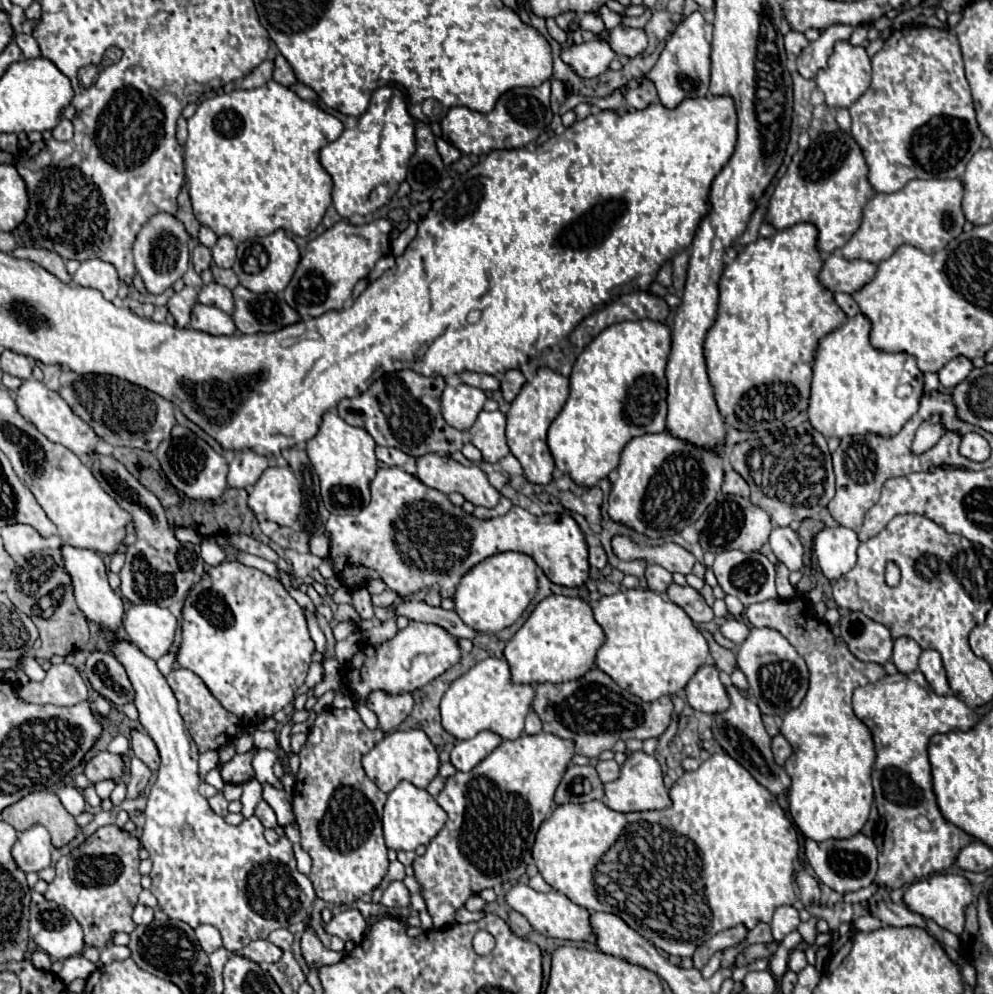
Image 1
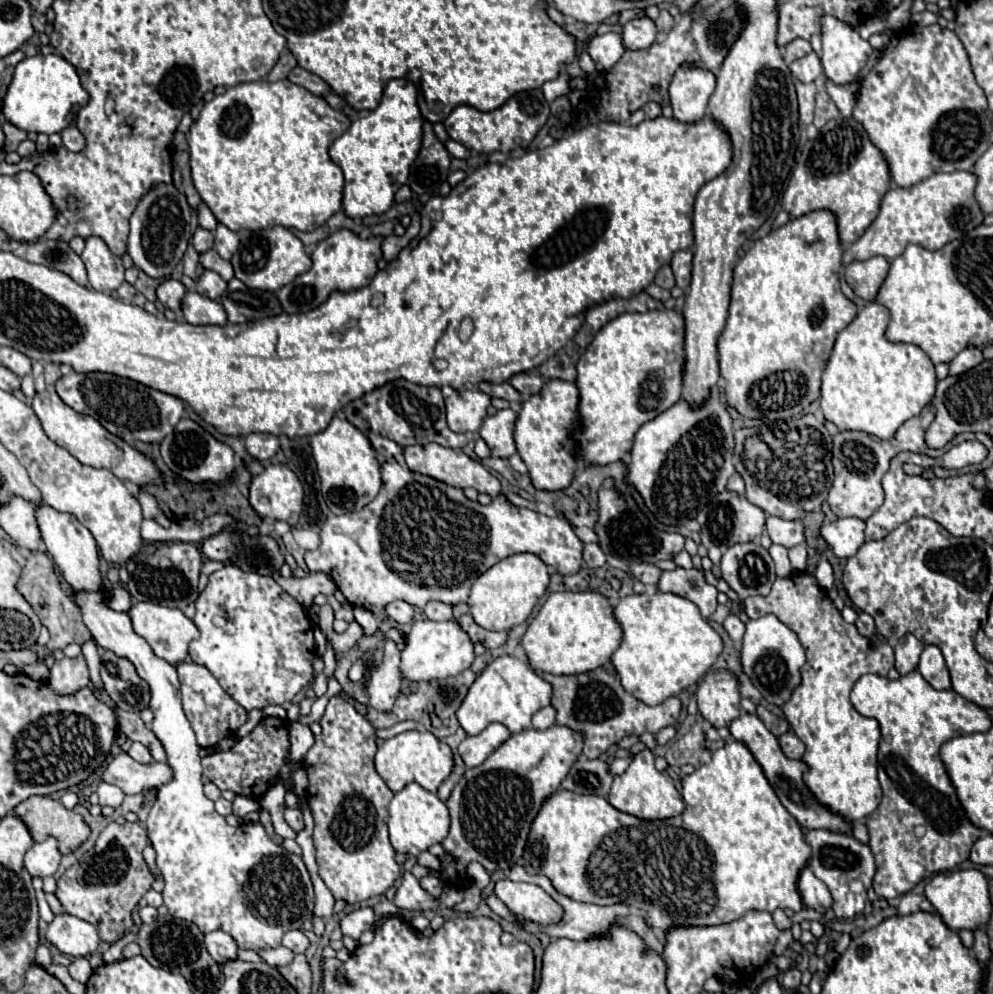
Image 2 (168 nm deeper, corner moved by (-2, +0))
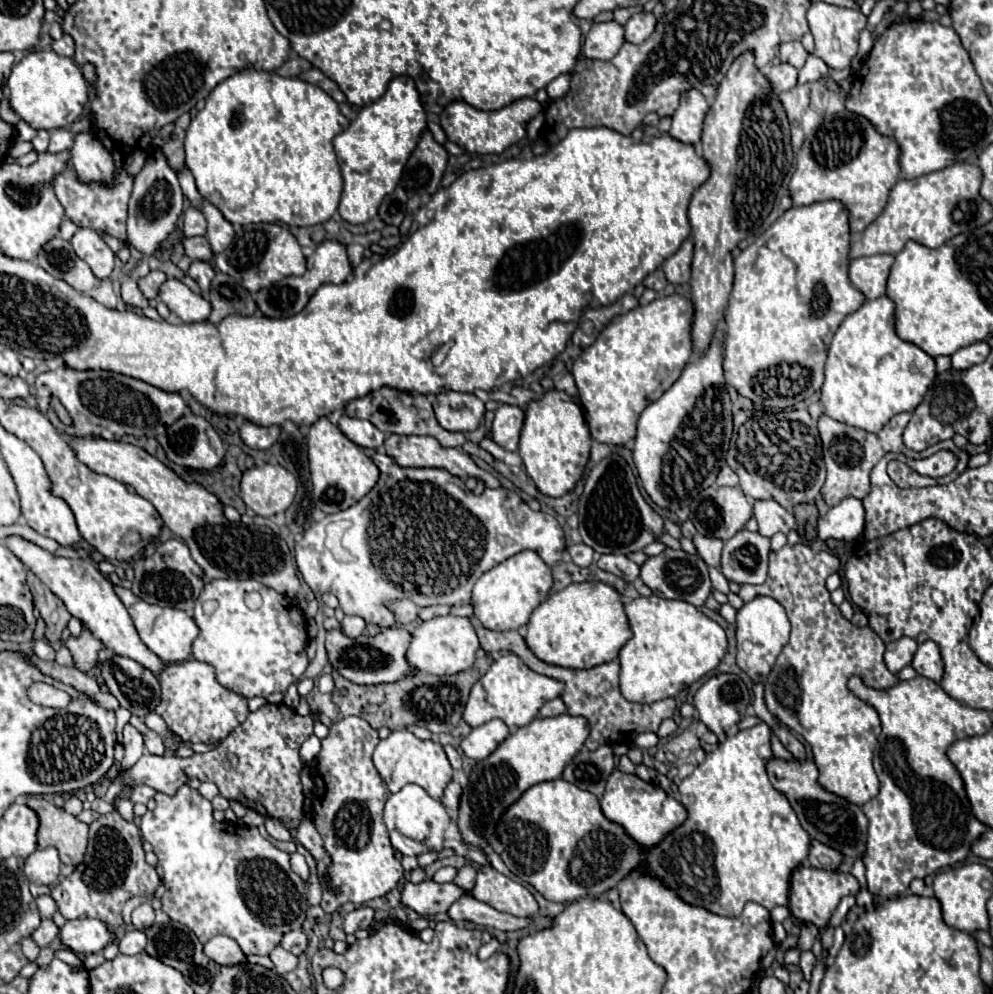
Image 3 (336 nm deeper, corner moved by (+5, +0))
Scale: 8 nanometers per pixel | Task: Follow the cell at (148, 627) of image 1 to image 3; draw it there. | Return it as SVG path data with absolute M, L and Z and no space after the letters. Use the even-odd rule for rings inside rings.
M138 600L134 606L128 608L130 618L142 638L142 642L164 662L164 664L172 664L172 662L182 662L190 658L190 646L194 642L194 638L198 636L198 626L196 622L184 612L184 610L176 610L176 608L162 608L158 604L148 604L144 600Z

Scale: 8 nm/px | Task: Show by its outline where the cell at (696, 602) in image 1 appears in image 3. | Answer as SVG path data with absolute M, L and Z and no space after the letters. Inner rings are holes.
M666 548L664 554L652 556L648 562L640 566L640 578L642 582L662 598L674 598L684 600L696 608L702 608L706 598L712 594L712 584L708 578L708 566L700 556L690 556L684 550L670 550Z

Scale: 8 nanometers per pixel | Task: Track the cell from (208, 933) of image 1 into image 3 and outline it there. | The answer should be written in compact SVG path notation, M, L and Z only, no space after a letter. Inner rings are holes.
M214 936L204 944L204 954L212 958L216 964L222 966L232 966L232 964L242 964L246 962L246 956L242 954L240 946L236 946L236 940L228 936Z

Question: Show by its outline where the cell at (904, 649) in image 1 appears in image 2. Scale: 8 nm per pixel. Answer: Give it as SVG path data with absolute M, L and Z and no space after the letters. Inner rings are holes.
M905 634L903 638L899 638L897 646L895 646L895 668L899 674L909 674L917 668L919 664L919 656L923 652L925 644L921 640L917 640L913 634Z

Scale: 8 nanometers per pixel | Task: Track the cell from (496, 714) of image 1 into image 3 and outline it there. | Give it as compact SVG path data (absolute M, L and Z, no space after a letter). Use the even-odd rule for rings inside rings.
M504 654L502 658L494 660L488 672L472 686L470 698L464 708L464 722L476 728L476 726L486 724L488 720L498 718L506 722L510 730L516 730L520 726L530 724L536 718L540 706L548 700L558 698L562 688L564 686L558 680L528 670L516 654Z

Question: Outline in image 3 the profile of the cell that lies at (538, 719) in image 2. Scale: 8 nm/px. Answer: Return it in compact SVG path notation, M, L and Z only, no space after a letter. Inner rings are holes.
M554 698L554 700L546 702L546 704L540 708L540 712L538 712L536 718L554 718L554 716L560 716L560 714L564 714L564 712L566 712L566 710L564 710L564 702L562 702L560 698Z

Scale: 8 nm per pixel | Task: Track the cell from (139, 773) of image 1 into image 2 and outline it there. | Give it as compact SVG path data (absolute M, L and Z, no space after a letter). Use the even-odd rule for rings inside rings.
M133 742L133 746L129 748L129 752L127 752L133 760L137 760L137 762L143 762L143 764L147 764L147 762L153 762L153 758L151 758L151 752L147 750L147 746L143 746L141 742Z

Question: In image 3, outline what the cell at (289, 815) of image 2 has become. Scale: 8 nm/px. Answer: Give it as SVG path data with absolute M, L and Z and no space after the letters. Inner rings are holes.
M306 818L300 822L300 826L296 828L296 842L300 842L306 850L312 852L314 860L316 860L316 868L318 868L318 876L320 880L324 880L324 866L328 866L328 854L324 854L324 846L322 846L322 838L316 832L314 824Z

